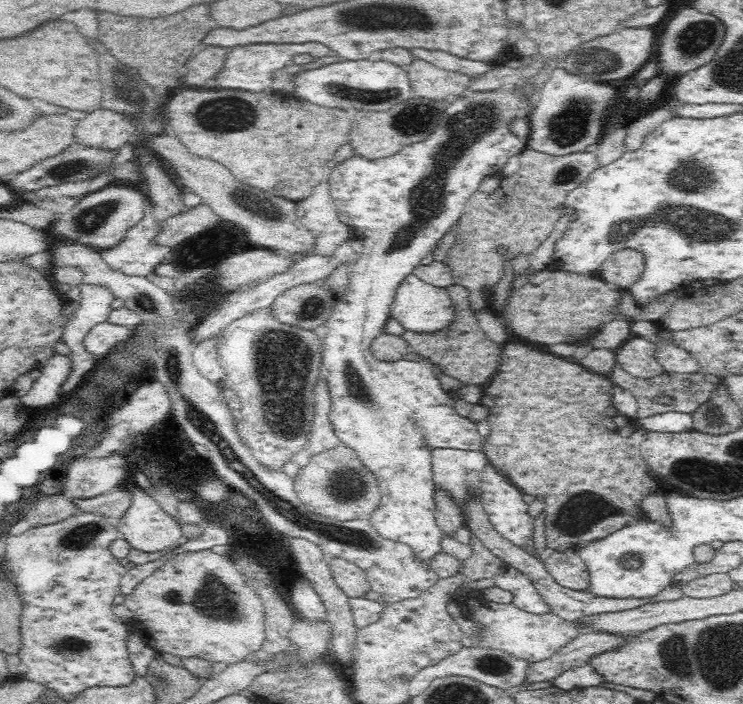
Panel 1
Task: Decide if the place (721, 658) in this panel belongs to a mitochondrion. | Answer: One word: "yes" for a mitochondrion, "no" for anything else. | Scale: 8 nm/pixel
yes

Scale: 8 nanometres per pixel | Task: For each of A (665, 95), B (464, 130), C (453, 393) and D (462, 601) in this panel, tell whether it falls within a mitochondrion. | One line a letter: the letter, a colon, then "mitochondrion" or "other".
A: other
B: mitochondrion
C: other
D: other

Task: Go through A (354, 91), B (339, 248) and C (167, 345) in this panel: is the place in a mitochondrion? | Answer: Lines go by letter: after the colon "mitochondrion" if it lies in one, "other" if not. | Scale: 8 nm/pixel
A: mitochondrion
B: other
C: other

